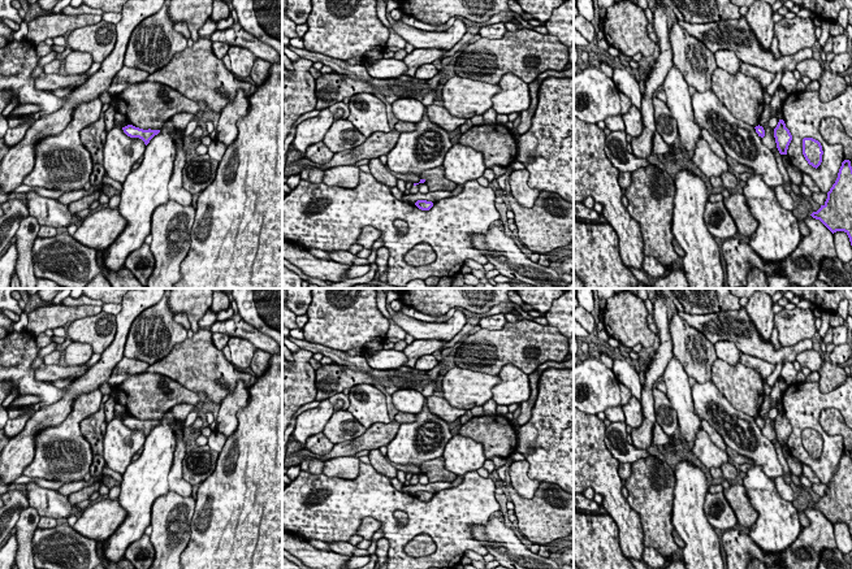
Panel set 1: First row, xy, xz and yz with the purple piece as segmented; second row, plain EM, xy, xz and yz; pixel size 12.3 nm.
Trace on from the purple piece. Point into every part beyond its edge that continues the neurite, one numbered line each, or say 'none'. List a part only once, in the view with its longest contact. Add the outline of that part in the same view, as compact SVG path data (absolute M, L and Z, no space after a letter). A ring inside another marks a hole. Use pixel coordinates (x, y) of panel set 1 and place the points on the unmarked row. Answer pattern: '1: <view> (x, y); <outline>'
none

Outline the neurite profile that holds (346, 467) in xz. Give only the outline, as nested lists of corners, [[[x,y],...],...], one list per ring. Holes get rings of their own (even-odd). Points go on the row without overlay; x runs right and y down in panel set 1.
[[[341,456],[325,461],[323,473],[328,477],[354,479],[360,473],[360,460],[356,456]]]

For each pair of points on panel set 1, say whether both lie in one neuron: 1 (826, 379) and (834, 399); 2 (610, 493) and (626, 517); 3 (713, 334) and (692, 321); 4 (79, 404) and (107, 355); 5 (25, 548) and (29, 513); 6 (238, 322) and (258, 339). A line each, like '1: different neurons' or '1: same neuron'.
1: different neurons
2: same neuron
3: same neuron
4: different neurons
5: same neuron
6: same neuron

